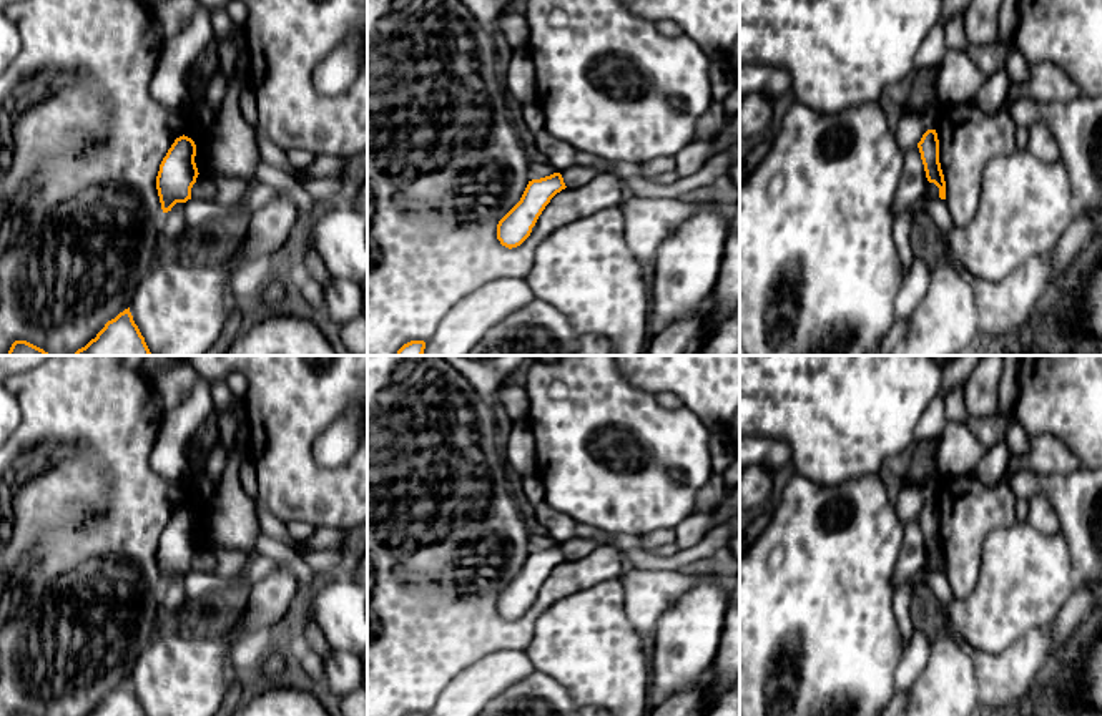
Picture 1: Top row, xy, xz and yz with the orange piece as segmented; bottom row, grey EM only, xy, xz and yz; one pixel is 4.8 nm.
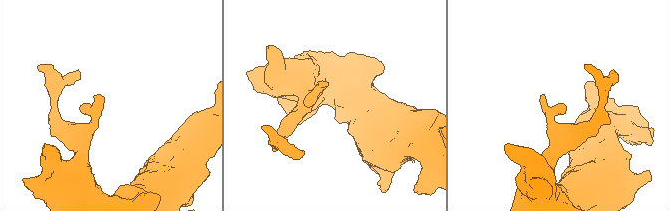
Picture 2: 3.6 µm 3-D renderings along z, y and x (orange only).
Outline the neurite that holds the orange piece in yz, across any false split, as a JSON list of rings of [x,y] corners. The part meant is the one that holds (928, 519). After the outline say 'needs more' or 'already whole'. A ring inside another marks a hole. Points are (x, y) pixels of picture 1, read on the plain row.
[[[927,502],[918,515],[926,550],[939,560],[939,570],[946,571],[946,553],[939,535],[939,512],[936,502]]]; already whole

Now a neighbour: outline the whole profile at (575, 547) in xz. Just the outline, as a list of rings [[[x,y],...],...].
[[[605,533],[603,540],[597,542],[595,538],[578,538],[573,537],[563,543],[560,543],[563,555],[567,560],[577,560],[580,557],[585,557],[598,545],[612,545],[622,553],[628,550],[635,550],[642,547],[642,537],[638,535],[627,535],[627,533]]]

